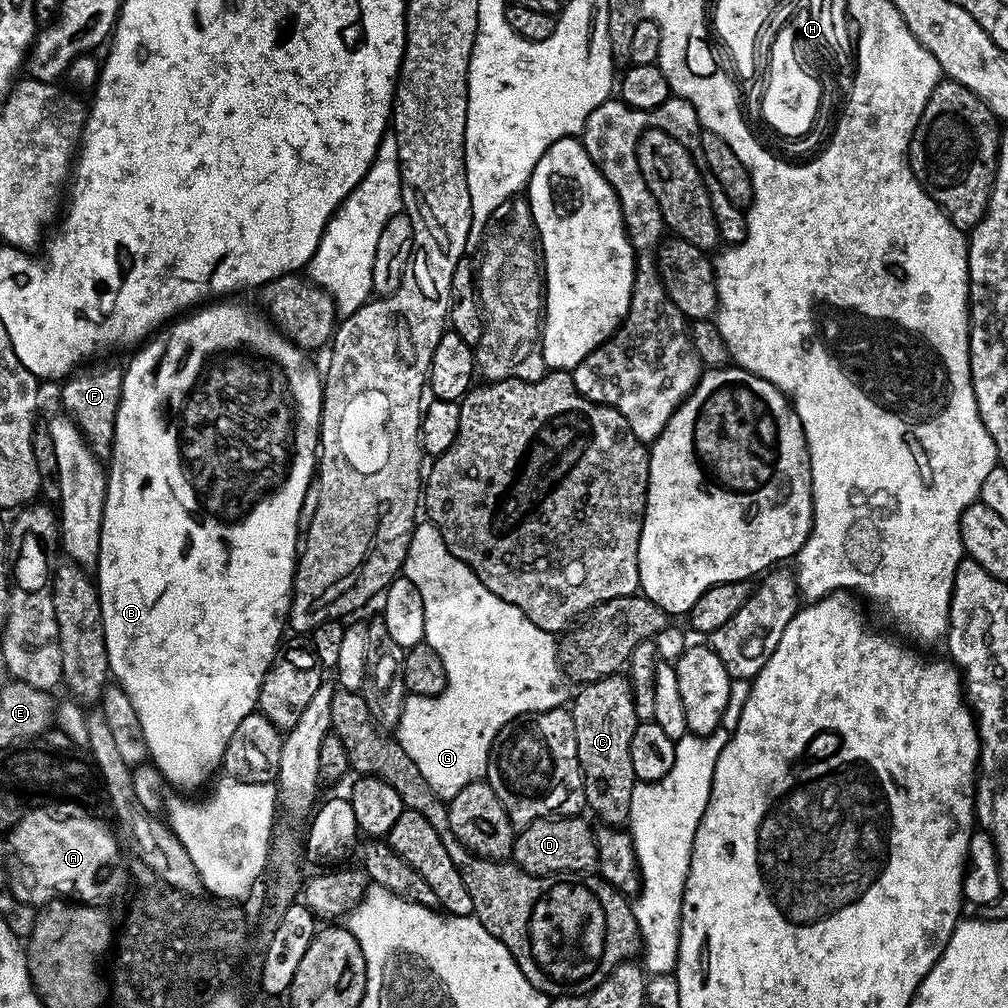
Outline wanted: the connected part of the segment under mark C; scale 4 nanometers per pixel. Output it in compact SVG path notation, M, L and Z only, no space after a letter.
M624 674L603 676L601 680L594 680L583 685L580 693L573 695L570 700L570 711L574 730L576 731L576 745L578 746L578 762L580 773L584 779L584 803L587 811L593 812L604 826L627 825L630 814L630 794L638 782L634 774L634 766L630 766L630 738L634 738L634 730L638 723L634 710L632 685Z

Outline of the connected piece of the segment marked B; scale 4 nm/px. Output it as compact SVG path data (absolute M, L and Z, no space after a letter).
M212 302L212 303L209 303L209 304L208 304L208 305L207 305L207 306L200 306L200 307L197 307L197 308L196 308L196 309L195 309L195 310L192 310L192 311L189 311L189 312L188 312L188 313L187 313L187 314L184 314L184 315L181 315L181 316L180 316L180 317L179 317L179 318L176 318L176 319L173 319L173 320L172 320L172 321L171 321L171 323L169 323L169 324L168 324L168 325L167 325L167 327L165 327L165 328L164 328L164 329L163 329L163 330L160 330L160 331L157 331L157 332L156 332L156 333L155 333L155 335L153 335L153 336L152 336L152 337L151 337L151 338L149 338L149 339L147 339L147 340L145 340L145 341L143 341L143 343L141 343L141 344L140 344L140 345L139 345L139 347L137 347L137 348L136 348L136 349L135 349L135 351L133 351L133 352L132 352L132 353L131 353L131 355L132 355L132 354L133 354L133 356L132 356L132 361L130 361L130 362L129 362L129 364L128 364L128 368L127 368L127 364L126 364L126 367L125 367L125 368L124 368L124 369L123 369L123 373L124 373L124 377L123 377L123 378L122 378L122 394L121 394L121 395L120 395L120 405L119 405L119 406L118 406L118 414L117 414L117 415L116 415L116 417L115 417L115 418L114 418L114 438L113 438L113 439L112 439L112 455L111 455L111 457L110 457L110 459L109 459L109 460L108 460L108 461L107 461L107 464L106 464L106 479L107 479L107 481L108 481L108 485L107 485L107 486L106 486L106 490L105 490L105 491L104 491L104 509L103 509L103 510L102 510L102 538L101 538L101 539L100 539L100 541L99 541L99 542L98 542L98 558L97 558L97 559L96 559L96 562L95 562L95 565L94 565L94 579L95 579L95 582L96 582L96 593L98 593L98 594L99 594L99 596L100 596L100 609L101 609L101 610L102 610L102 622L103 622L103 623L104 623L104 641L105 641L105 642L106 642L106 650L107 650L107 651L108 651L108 667L109 667L109 669L110 669L110 672L111 672L111 675L112 675L112 676L113 676L113 677L114 677L114 680L115 680L115 683L116 683L116 684L117 684L117 685L118 685L118 687L120 687L120 689L121 689L121 690L122 690L122 691L123 691L123 692L124 692L124 693L126 693L126 695L128 695L128 697L129 697L129 698L130 698L130 702L134 702L134 711L135 711L135 712L136 712L136 713L137 713L137 714L138 714L138 718L139 718L139 719L140 719L140 721L142 721L142 734L143 734L143 735L144 735L144 737L145 737L145 738L146 738L146 746L147 746L147 747L148 747L148 755L149 755L149 757L150 757L150 760L151 760L151 763L153 763L153 764L155 764L155 765L156 765L156 769L158 769L158 771L160 771L160 773L161 773L161 774L163 774L163 776L164 776L164 778L165 778L165 781L167 781L167 783L168 783L168 784L169 784L169 785L171 785L171 787L172 787L172 784L173 784L173 786L174 786L174 787L176 787L176 790L188 790L188 789L184 789L184 788L200 788L200 787L202 787L202 786L203 786L203 784L204 784L204 783L206 783L206 782L207 782L207 780L208 780L208 779L210 779L210 780L209 780L209 781L211 781L211 780L212 780L212 779L213 779L213 776L212 776L212 771L214 771L214 770L215 770L215 768L216 768L216 771L217 771L217 769L219 769L219 768L220 768L220 767L221 767L221 764L222 764L222 761L223 761L223 758L224 758L224 751L225 751L225 750L226 750L226 746L227 746L227 745L228 745L228 743L229 743L229 742L230 742L230 737L232 737L232 736L233 736L233 735L234 735L234 730L238 730L238 722L242 722L242 718L246 718L246 717L247 717L247 716L249 716L249 715L250 715L250 713L252 713L252 712L254 712L254 711L257 711L257 708L258 708L258 705L259 705L259 703L260 703L260 687L261 687L261 686L262 686L262 682L263 682L263 681L264 681L264 679L265 679L265 678L266 678L266 674L267 674L267 673L268 673L268 667L269 667L269 666L270 666L270 665L272 665L272 660L273 660L273 659L274 659L274 657L275 657L275 656L276 656L276 654L277 654L277 651L278 651L278 649L279 649L279 648L280 648L280 647L281 647L281 644L282 644L282 639L281 639L281 640L280 640L280 635L282 635L282 634L283 634L283 632L284 632L284 628L285 628L285 632L286 632L286 625L287 625L287 624L288 624L288 611L289 611L289 610L290 610L290 606L291 606L291 605L292 605L292 597L291 597L291 595L292 595L292 583L293 583L293 582L294 582L294 574L295 574L295 573L296 573L296 561L297 561L297 559L298 559L298 545L299 545L299 544L300 544L300 543L301 543L301 540L302 540L302 529L301 529L301 526L300 526L300 511L301 511L301 510L302 510L302 502L303 502L303 501L304 501L304 499L305 499L305 498L306 498L306 494L307 494L307 493L308 493L308 491L310 491L310 489L311 489L311 488L312 488L312 487L313 487L313 484L314 484L314 477L315 477L315 476L316 476L316 475L317 475L317 472L318 472L318 449L319 449L319 447L320 447L320 411L321 411L321 410L322 410L322 406L323 406L323 405L324 405L324 389L323 389L323 387L322 387L322 376L321 376L321 373L320 373L320 372L319 372L319 371L318 371L318 372L317 372L317 373L316 373L316 368L315 368L315 366L314 366L314 365L312 365L312 364L311 364L311 362L310 362L310 361L308 361L308 356L309 356L309 353L308 353L308 352L307 352L307 351L305 351L305 349L302 349L302 348L300 348L300 347L299 347L299 346L297 346L297 345L296 345L296 344L293 344L293 343L292 343L292 341L291 341L291 340L289 340L289 339L288 339L288 337L287 337L287 336L285 336L285 335L284 335L284 333L283 333L283 332L281 332L281 331L280 331L280 329L279 329L279 328L277 328L277 327L276 327L276 325L275 325L275 324L273 324L273 323L272 323L272 321L271 321L271 320L269 320L269 319L268 319L268 317L267 317L267 315L265 315L265 313L264 313L264 312L263 312L263 311L261 311L261 309L260 309L260 308L259 308L259 307L256 307L256 306L253 306L253 308L251 308L251 306L250 306L250 305L248 305L248 304L228 304L228 303L232 303L232 302Z

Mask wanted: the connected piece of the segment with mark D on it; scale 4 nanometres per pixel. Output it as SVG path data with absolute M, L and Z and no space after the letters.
M553 815L551 818L535 820L523 825L515 833L512 842L511 863L517 864L532 876L553 874L584 874L598 864L598 846L594 828L584 821L583 815Z

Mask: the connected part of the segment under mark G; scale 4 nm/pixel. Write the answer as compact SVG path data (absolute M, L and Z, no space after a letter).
M420 522L412 529L402 574L410 578L410 582L418 586L418 594L422 594L422 610L426 614L423 643L429 644L438 658L442 658L442 666L446 666L446 686L440 696L405 695L394 736L400 741L402 750L414 758L422 778L430 782L430 790L447 802L458 794L458 790L470 786L470 782L487 777L488 755L502 726L530 712L545 712L567 705L570 691L560 684L562 665L558 659L557 637L534 626L518 606L504 602L498 594L490 594L474 570L450 554L435 524Z

